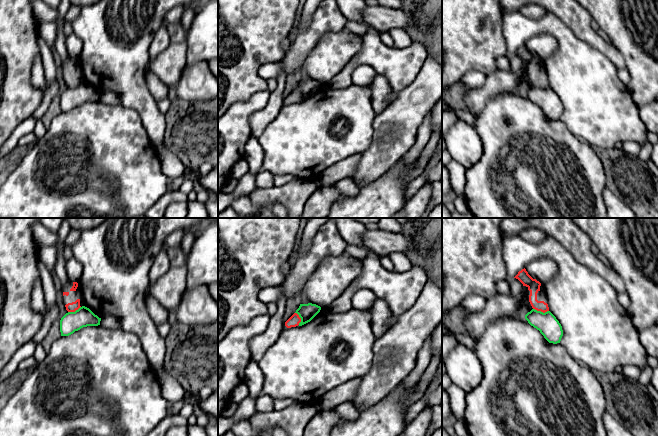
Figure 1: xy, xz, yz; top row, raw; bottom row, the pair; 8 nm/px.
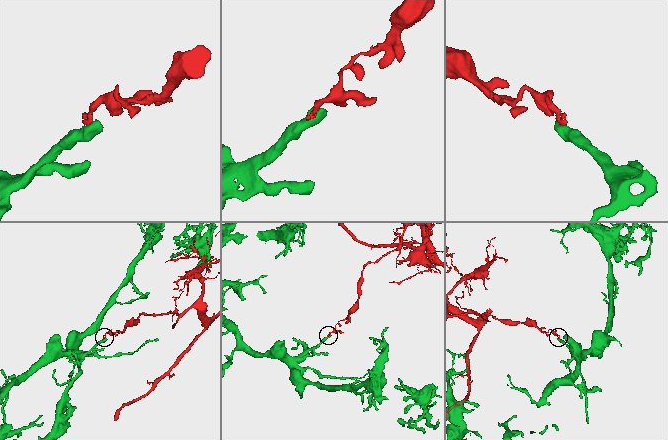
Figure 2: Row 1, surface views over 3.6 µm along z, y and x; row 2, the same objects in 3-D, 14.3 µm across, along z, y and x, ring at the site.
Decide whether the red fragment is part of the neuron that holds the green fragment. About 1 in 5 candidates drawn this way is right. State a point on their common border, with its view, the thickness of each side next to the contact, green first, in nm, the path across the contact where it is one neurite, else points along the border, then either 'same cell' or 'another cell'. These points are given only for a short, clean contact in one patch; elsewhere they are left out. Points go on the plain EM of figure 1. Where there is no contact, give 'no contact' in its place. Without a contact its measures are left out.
yz (540, 87) | 170/100 nm | along yz (533, 84), (543, 88), (548, 87) | another cell

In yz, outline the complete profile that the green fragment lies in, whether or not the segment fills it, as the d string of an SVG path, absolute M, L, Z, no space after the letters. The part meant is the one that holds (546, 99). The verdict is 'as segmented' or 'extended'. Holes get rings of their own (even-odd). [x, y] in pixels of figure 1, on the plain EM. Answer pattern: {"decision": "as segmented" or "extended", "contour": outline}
{"decision": "as segmented", "contour": "M532 85L525 91L525 95L539 106L549 119L560 119L563 112L562 102L550 87L543 89Z"}

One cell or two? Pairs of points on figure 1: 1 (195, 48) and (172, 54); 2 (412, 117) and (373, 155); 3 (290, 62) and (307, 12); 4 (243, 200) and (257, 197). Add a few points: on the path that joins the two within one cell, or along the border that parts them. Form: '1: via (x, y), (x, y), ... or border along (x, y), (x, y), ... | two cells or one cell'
1: border along (184, 42), (186, 46), (186, 65) | two cells
2: via (400, 129), (400, 139), (385, 150) | one cell
3: border along (314, 10), (309, 23), (293, 40) | two cells
4: border along (249, 195), (250, 201), (257, 207) | two cells

